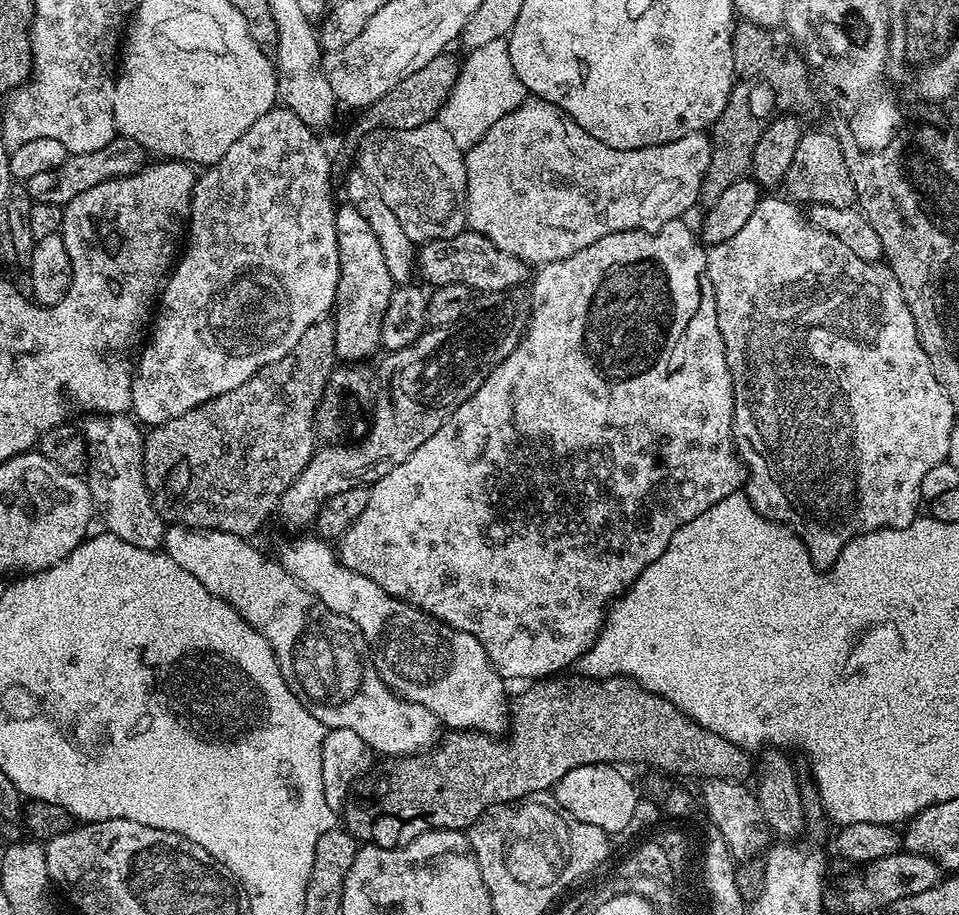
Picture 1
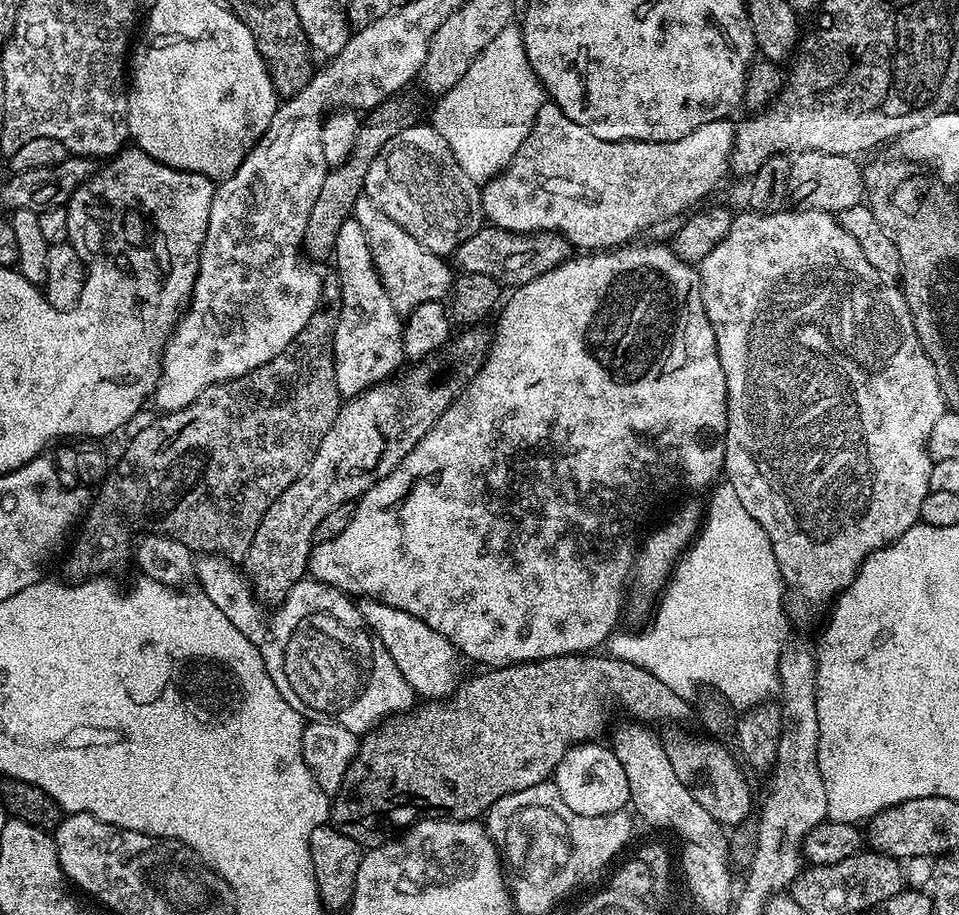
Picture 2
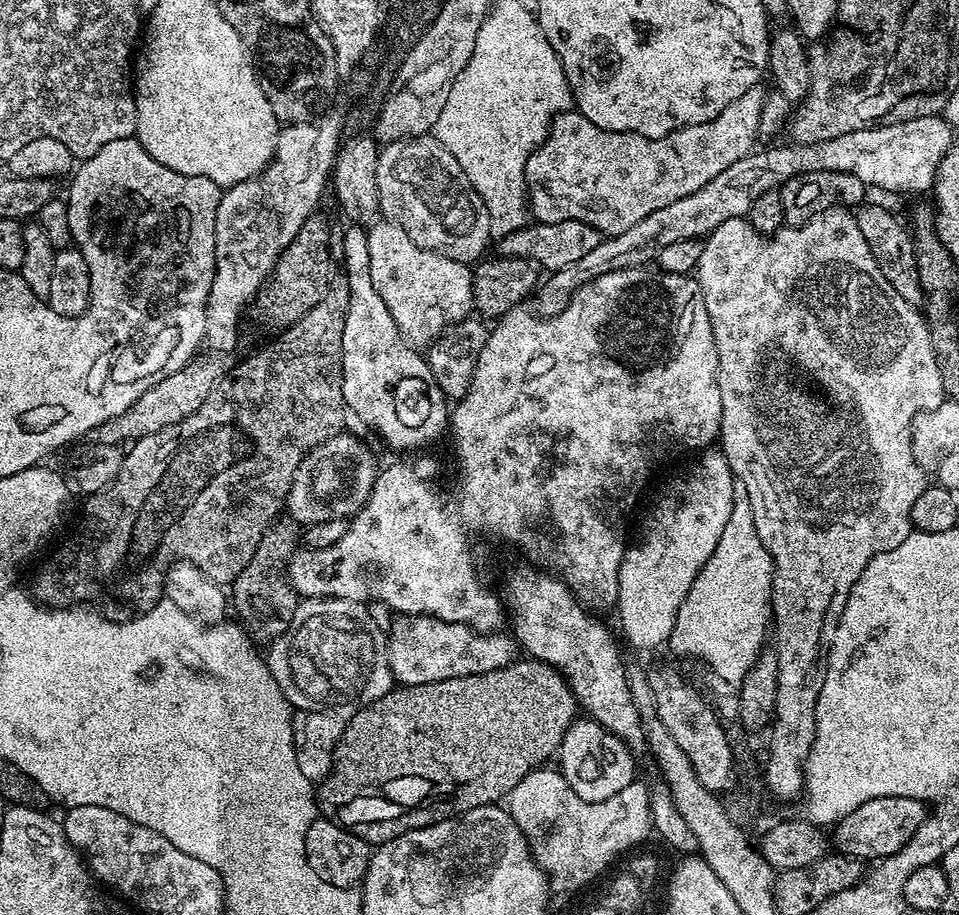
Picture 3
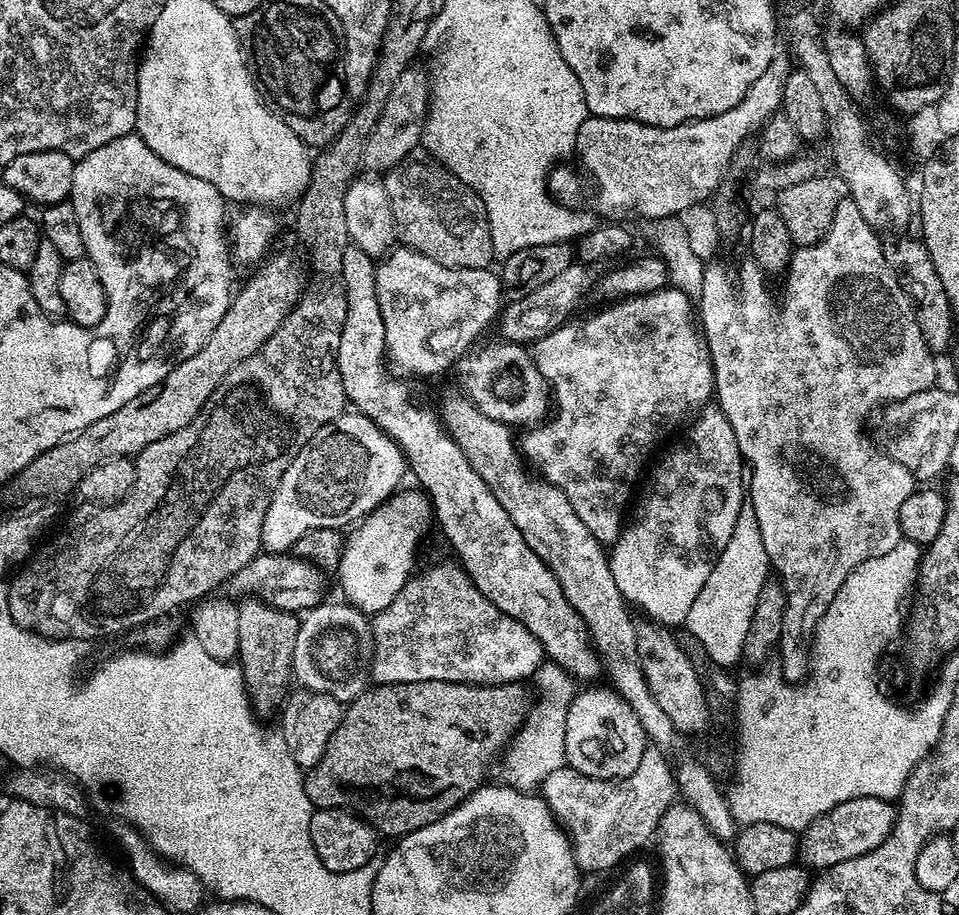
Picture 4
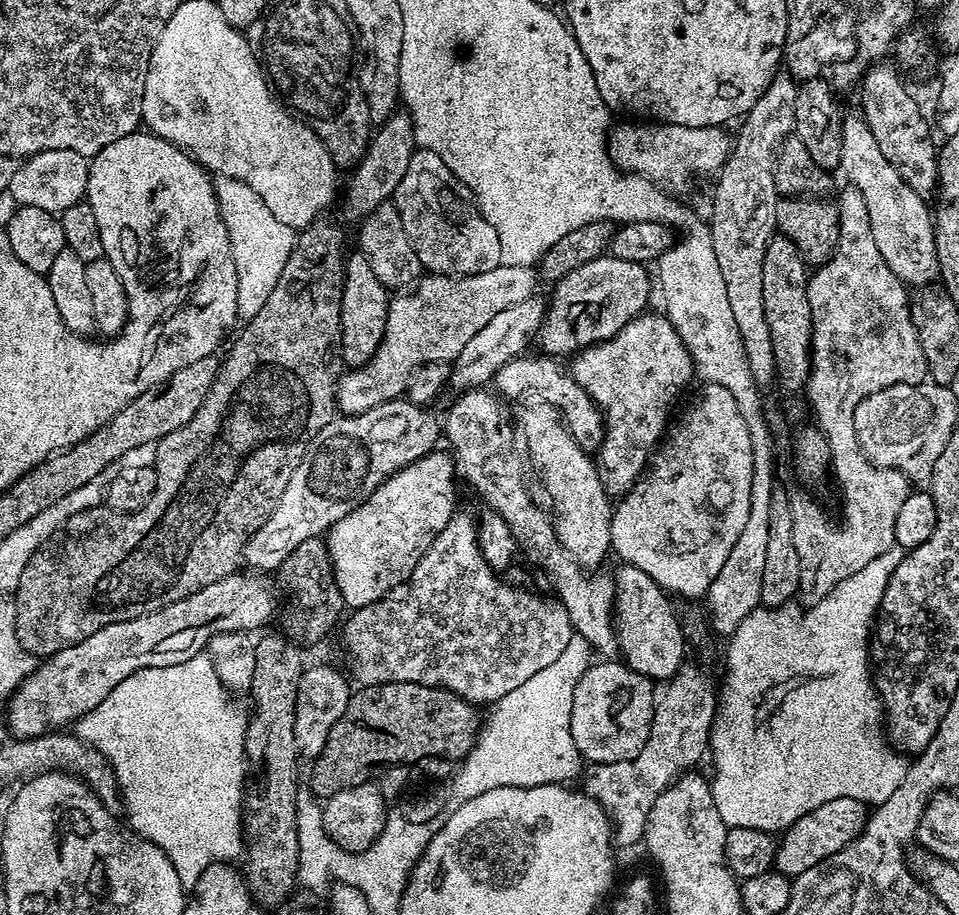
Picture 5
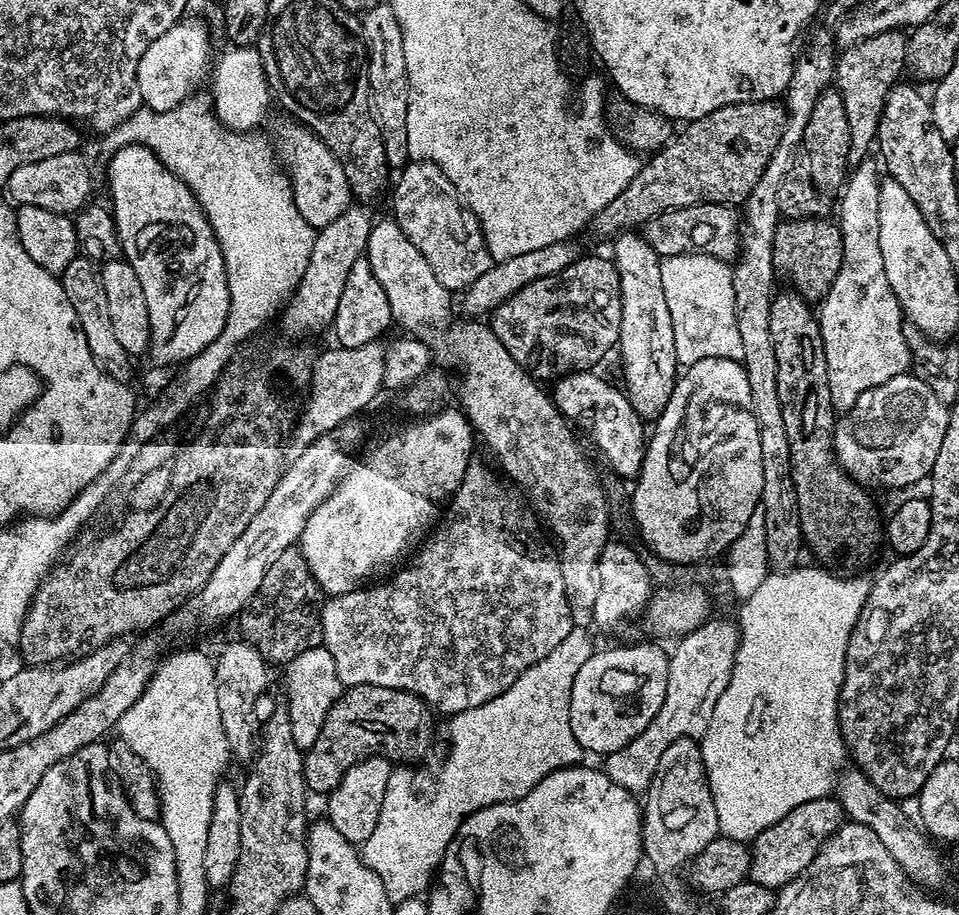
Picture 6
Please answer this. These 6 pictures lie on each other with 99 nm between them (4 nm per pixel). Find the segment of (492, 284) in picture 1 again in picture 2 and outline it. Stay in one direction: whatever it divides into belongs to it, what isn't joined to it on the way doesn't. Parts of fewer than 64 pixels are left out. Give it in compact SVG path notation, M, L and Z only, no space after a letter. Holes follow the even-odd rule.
M481 226L476 233L454 253L454 264L461 273L486 274L496 280L497 285L519 286L554 270L570 258L570 245L564 236L556 232L508 232L505 228Z

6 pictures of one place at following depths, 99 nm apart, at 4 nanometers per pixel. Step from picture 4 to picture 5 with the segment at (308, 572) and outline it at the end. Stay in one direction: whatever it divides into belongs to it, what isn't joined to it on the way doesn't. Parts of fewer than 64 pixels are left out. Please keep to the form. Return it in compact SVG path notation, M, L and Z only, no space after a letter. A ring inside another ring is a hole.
M237 570L232 575L198 590L198 594L190 594L170 606L162 606L144 616L102 626L102 630L90 634L90 638L82 638L82 642L74 646L66 646L66 650L58 650L39 663L7 701L7 704L9 703L8 728L13 732L11 735L21 740L28 740L67 729L75 725L77 720L94 711L104 701L106 694L110 694L110 690L114 690L118 682L130 678L130 674L143 668L178 666L178 662L186 662L190 658L201 655L207 649L210 638L223 632L255 633L255 628L262 627L275 612L276 615L278 612L277 589L274 584L272 589L272 584L268 580L271 579L267 575L257 574L252 570Z

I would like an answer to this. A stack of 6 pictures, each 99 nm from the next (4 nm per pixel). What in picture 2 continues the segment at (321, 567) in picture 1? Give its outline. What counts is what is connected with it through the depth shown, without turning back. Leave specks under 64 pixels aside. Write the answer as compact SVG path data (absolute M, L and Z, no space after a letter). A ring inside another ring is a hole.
M364 598L359 601L358 607L362 618L372 629L372 635L386 646L390 658L394 658L394 666L402 670L402 678L406 678L417 697L448 698L455 693L461 679L460 668L456 665L458 652L447 638L438 634L438 630L430 630L426 622L380 600Z

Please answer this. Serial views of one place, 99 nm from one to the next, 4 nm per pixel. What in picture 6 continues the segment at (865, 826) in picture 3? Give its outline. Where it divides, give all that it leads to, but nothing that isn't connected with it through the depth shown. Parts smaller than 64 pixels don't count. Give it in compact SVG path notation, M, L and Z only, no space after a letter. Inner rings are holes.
M831 795L814 798L814 802L802 802L802 806L794 806L786 818L774 822L774 826L762 830L751 841L749 877L773 890L785 888L791 880L798 878L798 874L802 874L802 870L806 870L806 866L810 866L810 862L814 862L822 845L839 830L845 820L842 805Z

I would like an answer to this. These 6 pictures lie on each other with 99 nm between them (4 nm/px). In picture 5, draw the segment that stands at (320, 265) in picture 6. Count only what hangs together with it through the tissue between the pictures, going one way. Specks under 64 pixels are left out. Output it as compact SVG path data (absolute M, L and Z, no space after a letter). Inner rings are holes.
M397 110L385 124L379 125L368 141L368 148L359 164L351 169L348 189L343 189L344 216L353 226L359 225L379 204L395 197L398 182L402 182L402 174L406 174L406 166L410 166L410 158L414 151L412 139L412 119L407 111Z

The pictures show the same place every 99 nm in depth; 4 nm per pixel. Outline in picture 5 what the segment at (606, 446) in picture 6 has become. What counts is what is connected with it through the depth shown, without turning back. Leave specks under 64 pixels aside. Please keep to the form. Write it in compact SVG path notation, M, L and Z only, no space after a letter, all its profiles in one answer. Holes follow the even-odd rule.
M538 354L538 357L516 357L496 372L494 385L508 398L518 398L530 394L540 398L543 405L555 409L567 425L571 436L584 452L594 454L599 451L604 440L604 421L601 409L590 398L582 386L578 386L571 373L558 365L553 357Z

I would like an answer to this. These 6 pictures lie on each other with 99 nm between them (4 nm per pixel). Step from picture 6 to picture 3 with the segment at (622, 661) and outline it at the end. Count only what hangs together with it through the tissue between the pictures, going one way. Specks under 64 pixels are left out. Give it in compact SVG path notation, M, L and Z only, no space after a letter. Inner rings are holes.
M577 718L566 730L558 753L558 770L566 778L570 790L588 804L614 798L618 790L626 790L637 779L633 749L610 730L591 718Z

